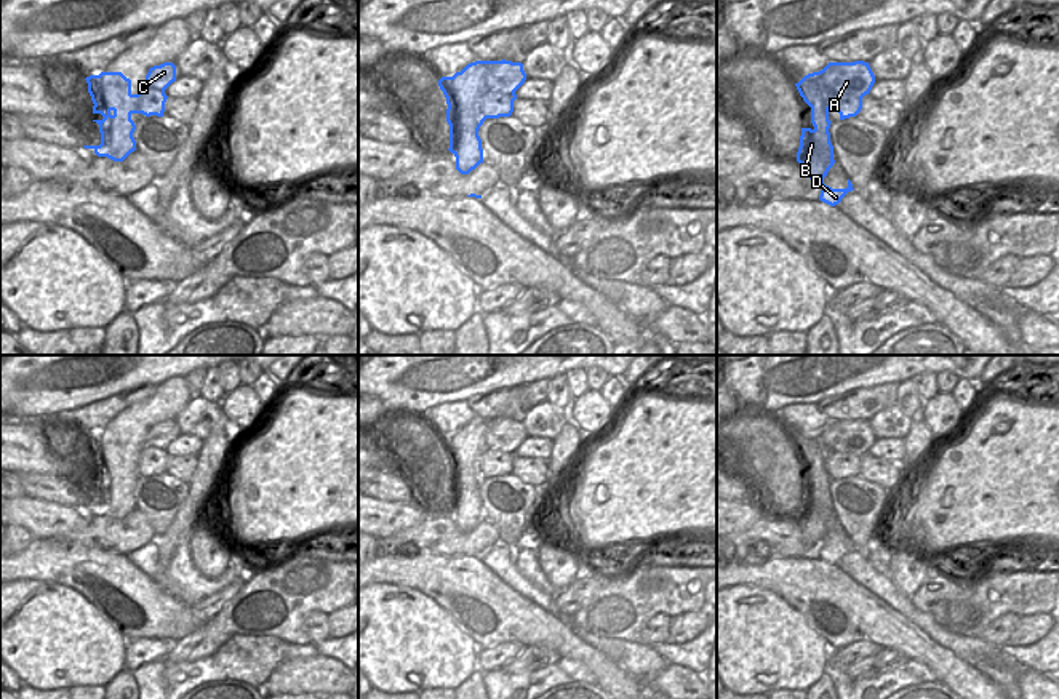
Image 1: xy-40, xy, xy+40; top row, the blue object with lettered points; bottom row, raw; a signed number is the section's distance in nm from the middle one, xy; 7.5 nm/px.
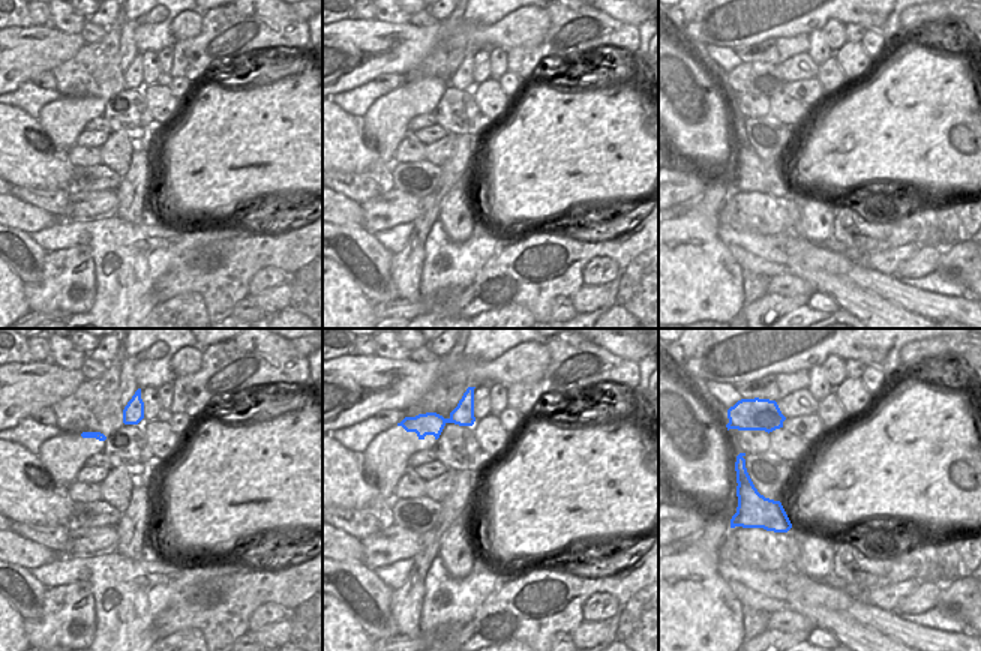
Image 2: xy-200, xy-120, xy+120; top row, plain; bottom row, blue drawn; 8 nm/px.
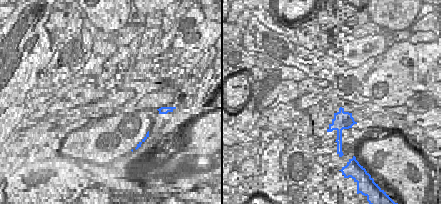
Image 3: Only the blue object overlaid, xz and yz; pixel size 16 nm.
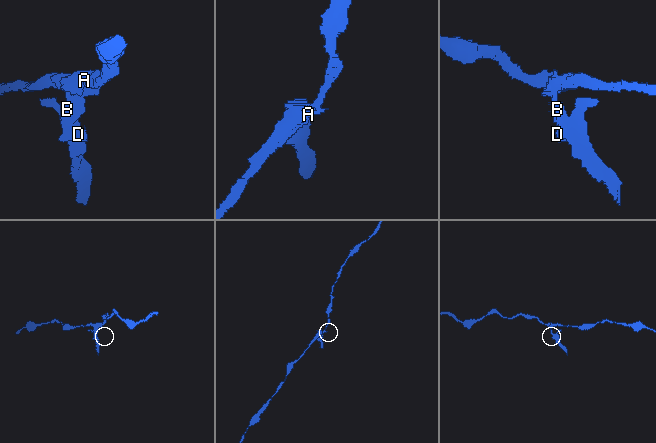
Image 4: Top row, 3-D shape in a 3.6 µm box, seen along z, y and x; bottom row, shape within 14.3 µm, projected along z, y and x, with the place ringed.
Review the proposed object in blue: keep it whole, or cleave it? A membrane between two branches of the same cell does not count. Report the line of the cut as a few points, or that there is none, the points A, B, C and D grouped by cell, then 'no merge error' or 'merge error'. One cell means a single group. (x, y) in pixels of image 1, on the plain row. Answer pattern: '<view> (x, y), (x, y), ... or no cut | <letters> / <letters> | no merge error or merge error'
xy-40 (127, 466), (125, 474), (107, 490), (109, 498), (101, 503) | A C / B D | merge error

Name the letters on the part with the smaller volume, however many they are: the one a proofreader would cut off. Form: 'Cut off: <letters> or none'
Cut off: B, D

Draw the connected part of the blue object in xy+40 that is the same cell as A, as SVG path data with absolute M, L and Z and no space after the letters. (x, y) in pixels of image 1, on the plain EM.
M864 419L829 421L822 429L805 433L795 441L803 459L811 465L814 489L830 486L829 467L840 472L840 478L856 475L862 467L862 456L870 451L875 433Z

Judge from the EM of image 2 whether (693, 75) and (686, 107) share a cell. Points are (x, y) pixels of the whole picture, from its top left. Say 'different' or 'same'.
same

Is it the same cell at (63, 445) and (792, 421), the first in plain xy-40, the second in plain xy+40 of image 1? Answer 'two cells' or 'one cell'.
two cells

